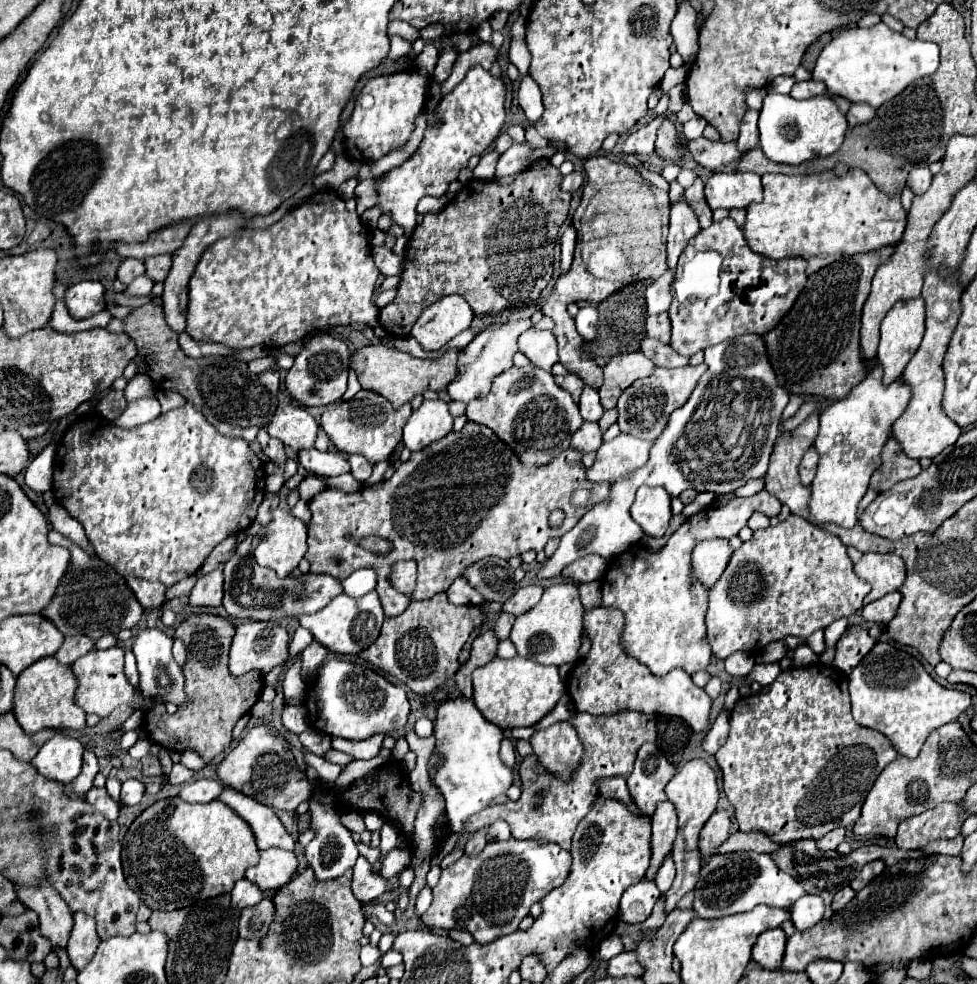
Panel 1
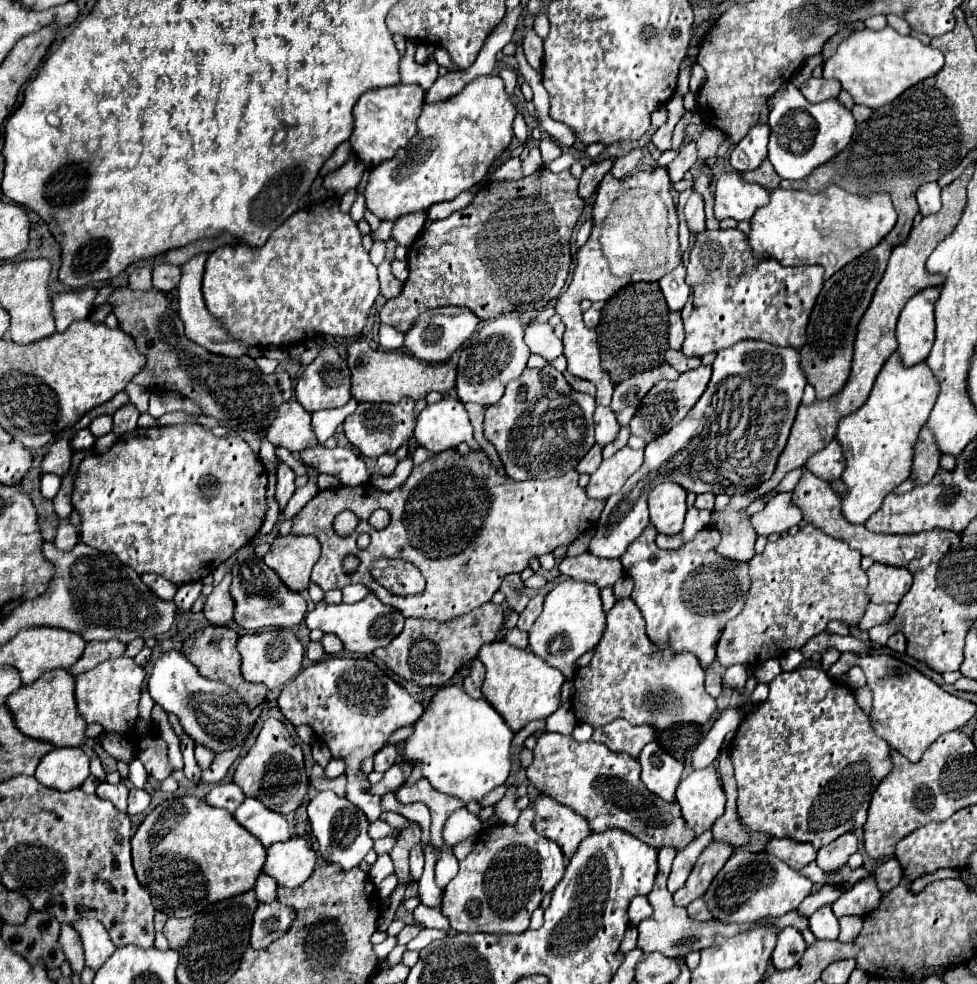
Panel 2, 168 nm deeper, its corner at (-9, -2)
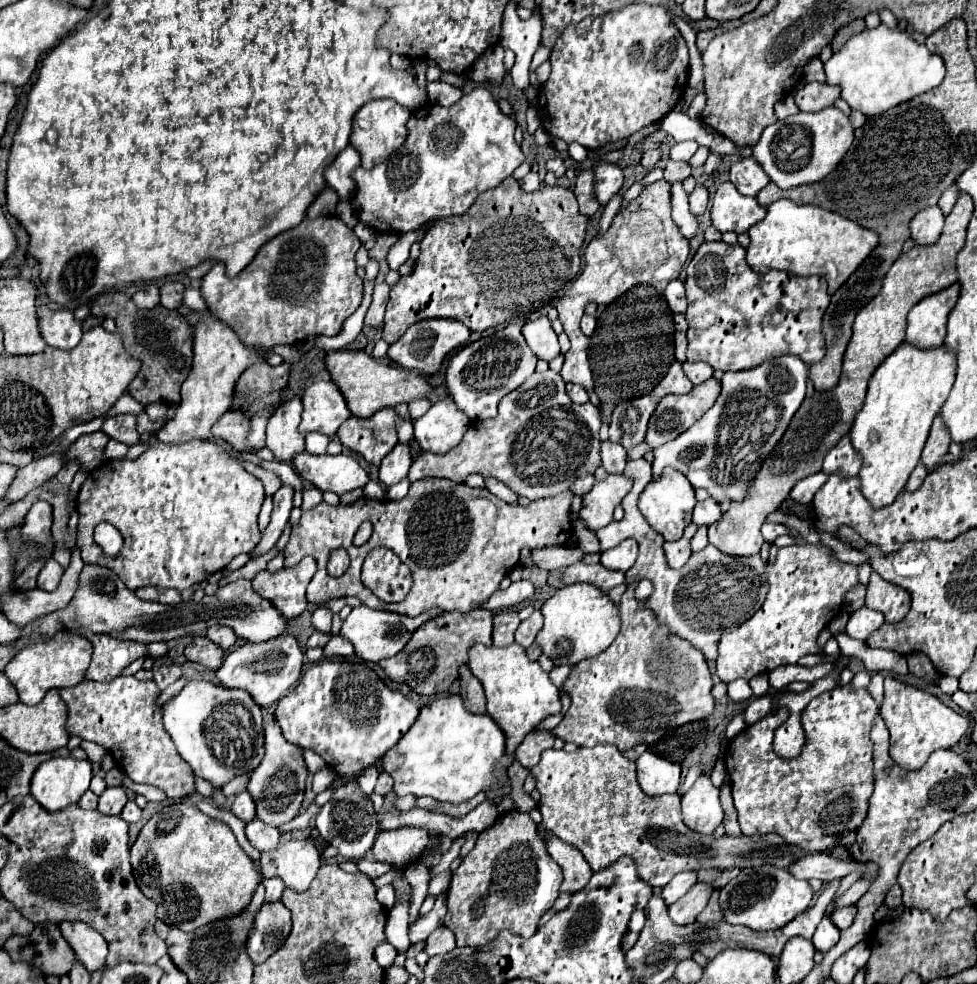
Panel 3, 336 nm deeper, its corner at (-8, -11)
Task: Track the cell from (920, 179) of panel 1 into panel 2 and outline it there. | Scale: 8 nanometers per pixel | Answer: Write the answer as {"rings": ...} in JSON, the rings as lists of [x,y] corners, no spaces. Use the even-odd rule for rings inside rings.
{"rings":[[[937,183],[921,185],[921,189],[917,191],[917,201],[919,201],[919,211],[921,211],[923,217],[939,213],[939,207],[941,207],[941,189],[939,189],[939,185]]]}

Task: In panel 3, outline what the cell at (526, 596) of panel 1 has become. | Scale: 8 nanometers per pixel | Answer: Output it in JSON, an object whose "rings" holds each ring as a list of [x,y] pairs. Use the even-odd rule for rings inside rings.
{"rings":[[[534,610],[530,618],[522,620],[518,630],[516,630],[516,642],[522,646],[522,648],[528,648],[534,638],[536,638],[536,632],[542,628],[542,614],[540,610]]]}

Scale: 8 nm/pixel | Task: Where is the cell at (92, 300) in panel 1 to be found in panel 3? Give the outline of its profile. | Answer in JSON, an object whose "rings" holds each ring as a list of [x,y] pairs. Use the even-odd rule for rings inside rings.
{"rings":[[[60,308],[50,318],[40,320],[40,332],[48,346],[70,350],[80,342],[82,320],[74,316],[74,310]]]}

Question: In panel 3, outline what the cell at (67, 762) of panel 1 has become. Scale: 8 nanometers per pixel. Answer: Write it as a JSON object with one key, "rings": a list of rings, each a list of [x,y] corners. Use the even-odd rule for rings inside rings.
{"rings":[[[50,758],[34,772],[30,794],[36,802],[50,810],[62,810],[76,804],[88,790],[92,780],[92,764],[76,758]]]}

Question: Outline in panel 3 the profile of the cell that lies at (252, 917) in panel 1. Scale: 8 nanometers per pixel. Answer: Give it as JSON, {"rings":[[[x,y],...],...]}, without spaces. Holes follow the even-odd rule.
{"rings":[[[282,902],[262,904],[246,942],[246,952],[250,960],[254,964],[264,962],[284,944],[290,930],[292,930],[290,910]]]}

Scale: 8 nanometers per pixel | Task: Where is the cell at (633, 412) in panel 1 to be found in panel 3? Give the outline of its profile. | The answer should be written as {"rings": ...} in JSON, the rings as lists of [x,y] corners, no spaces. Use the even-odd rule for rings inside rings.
{"rings":[[[710,378],[690,390],[690,394],[668,394],[664,396],[654,414],[650,416],[650,426],[646,432],[644,442],[650,448],[658,448],[684,430],[688,430],[702,414],[716,402],[720,394],[720,382]]]}

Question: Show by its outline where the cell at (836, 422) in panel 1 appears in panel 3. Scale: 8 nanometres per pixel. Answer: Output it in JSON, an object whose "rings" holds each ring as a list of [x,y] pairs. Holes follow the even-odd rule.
{"rings":[[[902,342],[872,374],[864,408],[856,414],[850,440],[862,456],[860,490],[874,510],[890,506],[920,460],[934,416],[946,402],[956,374],[956,354],[944,348],[918,350]]]}

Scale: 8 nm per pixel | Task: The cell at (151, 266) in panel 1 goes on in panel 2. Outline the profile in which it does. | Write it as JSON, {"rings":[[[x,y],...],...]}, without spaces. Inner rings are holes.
{"rings":[[[161,263],[153,269],[153,287],[157,291],[169,293],[179,285],[181,279],[181,269],[177,265],[169,265],[169,263]]]}

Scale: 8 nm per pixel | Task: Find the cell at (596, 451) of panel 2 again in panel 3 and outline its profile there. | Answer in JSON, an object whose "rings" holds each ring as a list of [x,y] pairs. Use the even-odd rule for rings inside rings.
{"rings":[[[582,474],[582,476],[570,486],[570,490],[572,490],[574,494],[578,494],[578,496],[584,496],[586,492],[592,490],[592,486],[594,486],[594,474]]]}

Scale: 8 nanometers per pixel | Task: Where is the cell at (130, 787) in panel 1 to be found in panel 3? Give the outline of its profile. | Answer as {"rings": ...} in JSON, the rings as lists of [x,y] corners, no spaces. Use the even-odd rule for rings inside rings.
{"rings":[[[128,802],[120,814],[126,822],[138,822],[142,818],[142,808],[136,802]]]}

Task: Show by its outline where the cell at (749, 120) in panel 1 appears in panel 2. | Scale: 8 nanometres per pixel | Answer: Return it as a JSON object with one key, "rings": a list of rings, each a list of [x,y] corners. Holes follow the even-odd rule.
{"rings":[[[757,123],[731,151],[731,165],[743,173],[757,169],[767,159],[767,139],[769,139],[769,125]]]}

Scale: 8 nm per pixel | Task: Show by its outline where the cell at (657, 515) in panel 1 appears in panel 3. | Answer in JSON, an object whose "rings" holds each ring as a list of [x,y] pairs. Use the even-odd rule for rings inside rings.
{"rings":[[[664,470],[664,474],[660,476],[658,482],[650,482],[644,492],[640,494],[638,500],[638,510],[642,512],[642,516],[648,518],[648,524],[664,536],[664,540],[678,540],[684,532],[684,528],[692,522],[692,510],[694,510],[694,488],[690,486],[690,482],[686,480],[686,476],[682,476],[676,470]]]}

